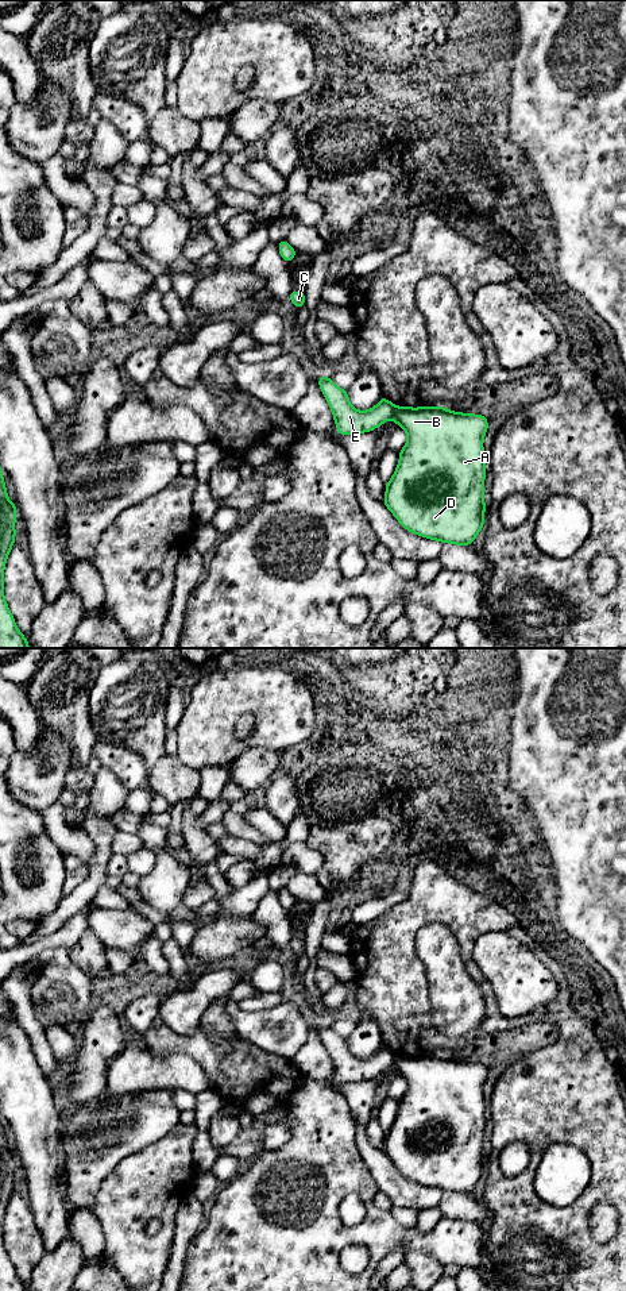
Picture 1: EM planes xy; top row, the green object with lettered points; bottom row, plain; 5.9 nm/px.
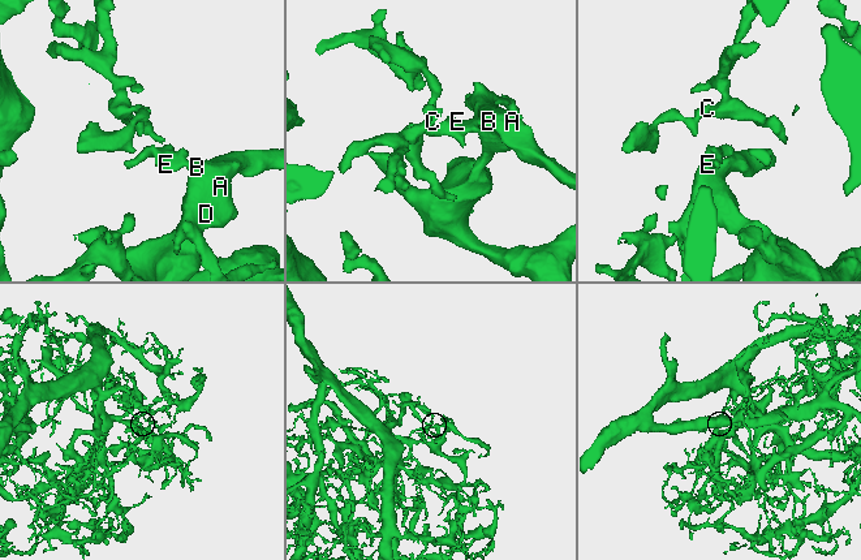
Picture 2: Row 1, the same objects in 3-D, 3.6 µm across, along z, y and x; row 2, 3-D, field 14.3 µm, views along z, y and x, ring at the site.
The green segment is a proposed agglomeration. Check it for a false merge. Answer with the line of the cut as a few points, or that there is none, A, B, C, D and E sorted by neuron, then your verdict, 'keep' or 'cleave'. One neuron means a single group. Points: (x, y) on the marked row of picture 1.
cut in xy along (395, 408), (391, 417); A B C D / E; cleave

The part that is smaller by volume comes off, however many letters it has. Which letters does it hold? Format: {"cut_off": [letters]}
{"cut_off": ["E"]}

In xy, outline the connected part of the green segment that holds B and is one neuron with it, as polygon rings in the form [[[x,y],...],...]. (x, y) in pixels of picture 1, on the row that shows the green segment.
[[[441,405],[426,408],[397,406],[394,421],[407,433],[407,442],[399,451],[398,466],[386,483],[383,504],[414,535],[441,543],[471,546],[484,527],[483,513],[487,506],[483,500],[486,478],[486,454],[483,450],[488,420],[484,415],[452,412]]]

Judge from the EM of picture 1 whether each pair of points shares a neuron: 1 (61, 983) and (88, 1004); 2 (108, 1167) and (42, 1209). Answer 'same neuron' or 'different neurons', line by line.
1: same neuron
2: different neurons

